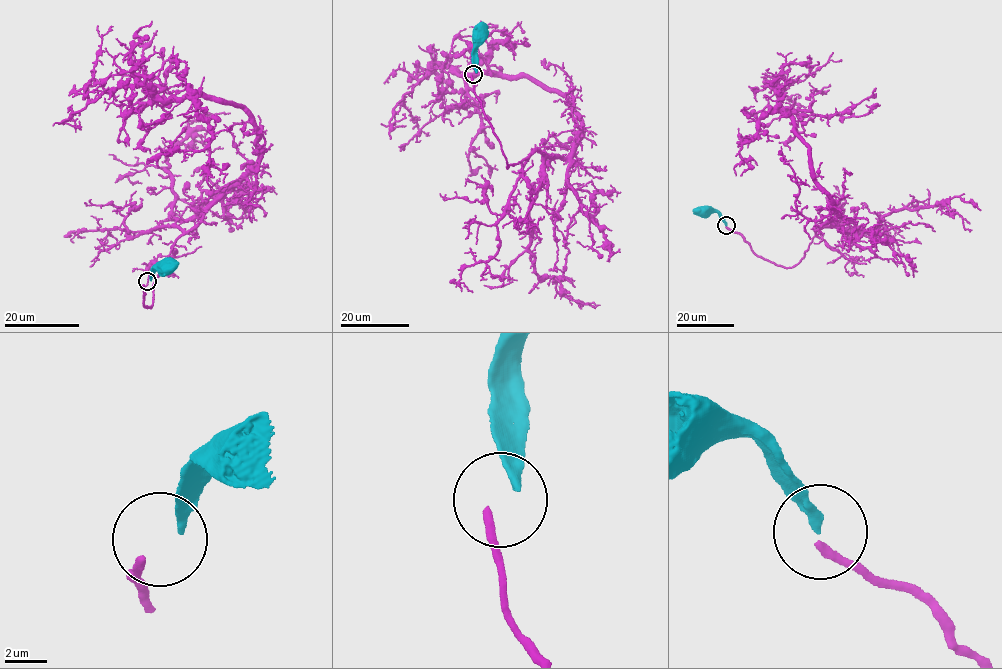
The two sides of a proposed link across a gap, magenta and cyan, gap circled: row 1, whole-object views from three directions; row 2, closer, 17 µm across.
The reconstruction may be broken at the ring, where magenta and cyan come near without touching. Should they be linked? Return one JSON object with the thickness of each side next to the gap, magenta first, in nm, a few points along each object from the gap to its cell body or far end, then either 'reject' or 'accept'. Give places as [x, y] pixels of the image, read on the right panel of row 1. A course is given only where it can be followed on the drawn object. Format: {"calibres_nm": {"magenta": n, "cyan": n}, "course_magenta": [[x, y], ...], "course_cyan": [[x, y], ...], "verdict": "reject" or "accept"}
{"calibres_nm": {"magenta": 380, "cyan": 550}, "course_magenta": [[726, 227], [757, 255], [788, 267], [804, 256], [816, 228], [838, 216], [770, 85], [785, 90], [841, 60]], "course_cyan": [[726, 225], [716, 211], [702, 213]], "verdict": "reject"}

